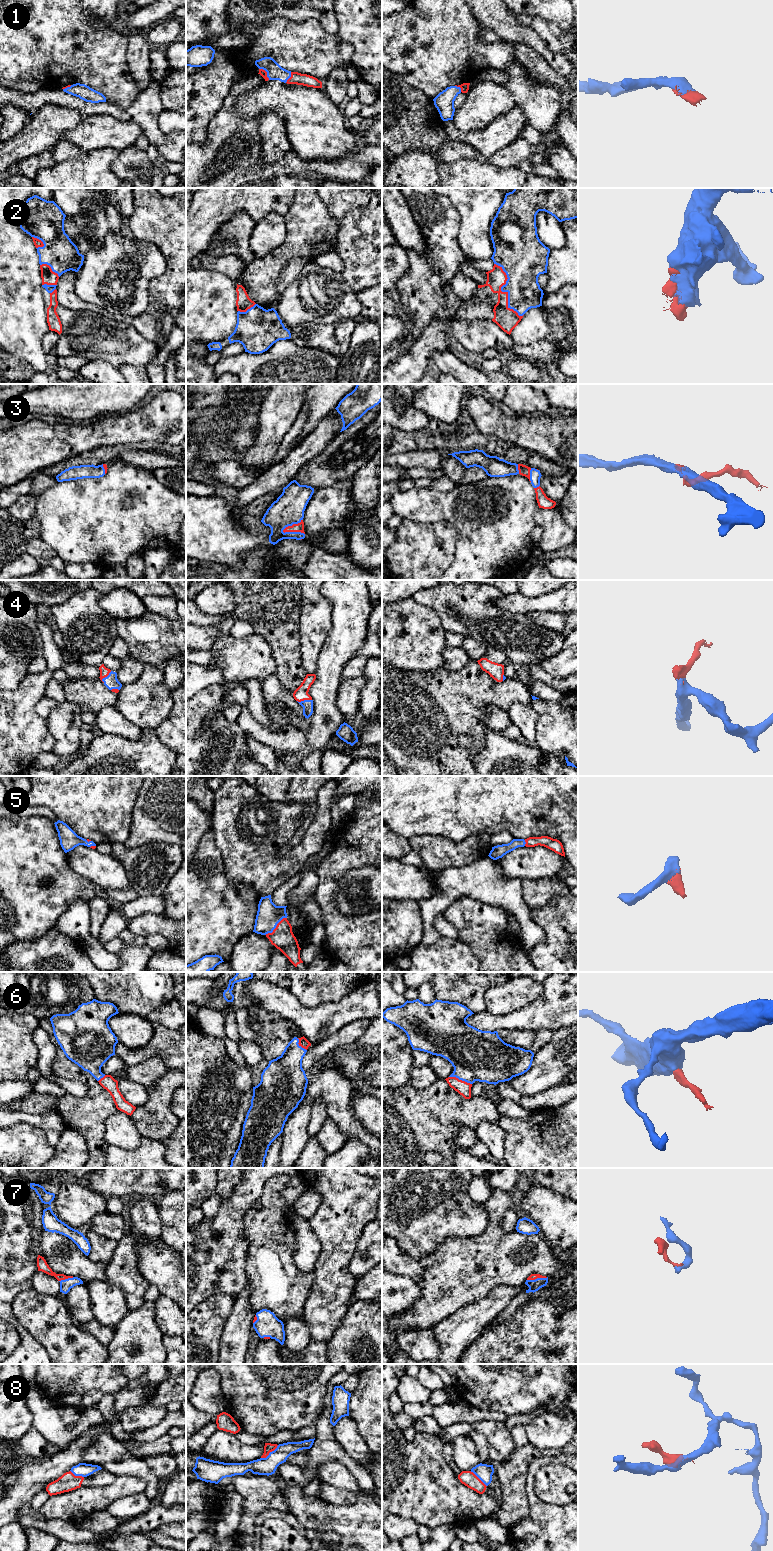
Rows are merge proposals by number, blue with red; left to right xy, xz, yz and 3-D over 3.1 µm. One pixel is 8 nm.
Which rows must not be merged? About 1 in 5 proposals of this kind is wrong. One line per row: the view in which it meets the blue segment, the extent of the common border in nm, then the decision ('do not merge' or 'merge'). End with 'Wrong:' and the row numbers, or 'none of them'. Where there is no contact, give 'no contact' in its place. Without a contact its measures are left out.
1: contact in xz; length 130 nm; merge
2: contact in yz; length 480 nm; merge
3: contact in xz; length 190 nm; merge
4: contact in xz; length 120 nm; merge
5: contact in xz; length 220 nm; merge
6: contact in yz; length 200 nm; merge
7: contact in yz; length 170 nm; merge
8: contact in xz; length 180 nm; do not merge
Wrong: 8

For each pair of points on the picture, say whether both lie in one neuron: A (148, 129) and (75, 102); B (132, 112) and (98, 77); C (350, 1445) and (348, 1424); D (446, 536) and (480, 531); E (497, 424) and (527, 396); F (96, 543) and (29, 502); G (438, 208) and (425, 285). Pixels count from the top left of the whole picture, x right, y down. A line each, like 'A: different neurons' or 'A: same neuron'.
A: same neuron
B: different neurons
C: same neuron
D: different neurons
E: different neurons
F: different neurons
G: same neuron

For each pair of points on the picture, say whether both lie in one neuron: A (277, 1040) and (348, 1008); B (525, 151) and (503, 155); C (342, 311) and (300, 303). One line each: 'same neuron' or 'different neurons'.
A: different neurons
B: same neuron
C: same neuron

